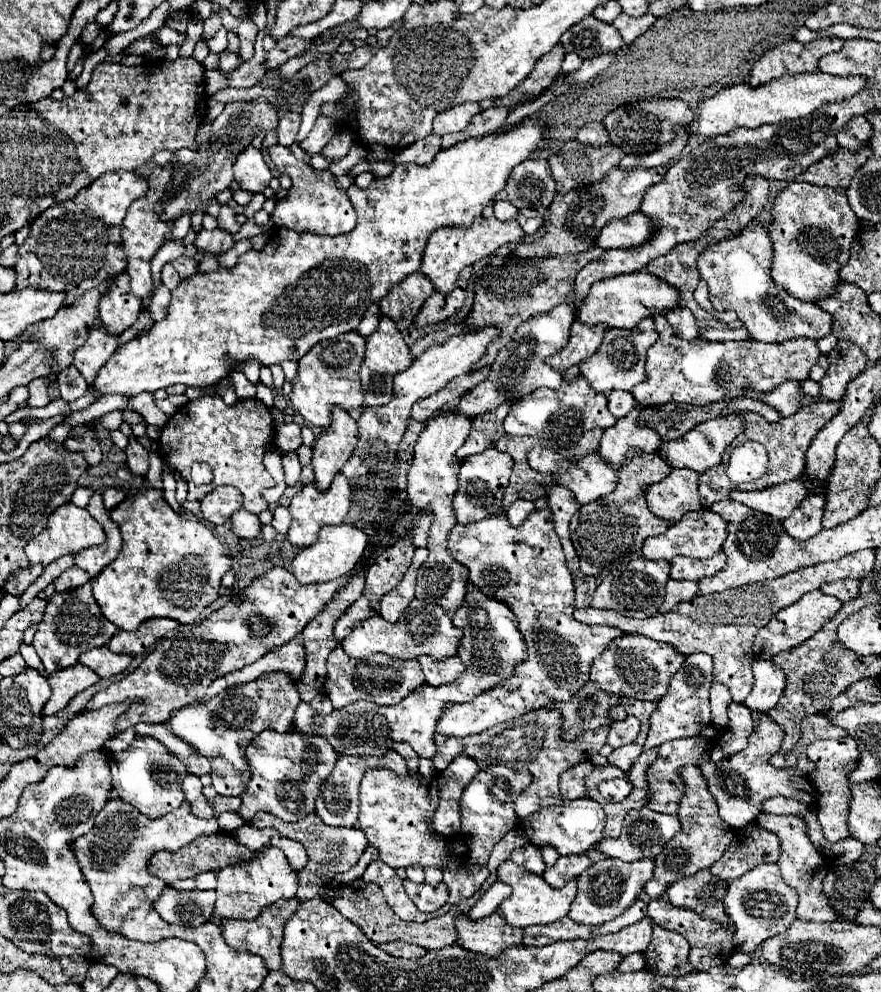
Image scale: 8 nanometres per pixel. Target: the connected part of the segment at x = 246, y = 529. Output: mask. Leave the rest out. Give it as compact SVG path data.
M241 507L237 513L233 513L231 521L233 521L233 531L235 531L235 535L239 535L239 537L255 539L255 537L259 535L259 531L261 531L261 523L259 523L257 515L249 513L249 511L243 509L243 507Z

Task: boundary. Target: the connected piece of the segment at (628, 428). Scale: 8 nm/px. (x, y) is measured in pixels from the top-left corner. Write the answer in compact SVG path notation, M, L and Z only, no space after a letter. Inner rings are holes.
M633 409L629 415L621 417L615 427L607 429L601 437L599 455L609 467L613 467L613 471L619 471L619 467L623 467L625 461L633 459L633 455L641 451L659 451L659 435L649 427L639 427L637 417L639 411Z

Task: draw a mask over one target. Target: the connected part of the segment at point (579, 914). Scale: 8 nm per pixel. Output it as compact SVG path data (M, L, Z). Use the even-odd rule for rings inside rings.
M607 857L593 863L581 877L577 877L577 895L575 901L571 903L569 917L585 925L601 925L619 917L627 907L631 907L633 901L637 901L645 883L653 877L653 869L655 869L653 859L639 859L633 863L625 863Z

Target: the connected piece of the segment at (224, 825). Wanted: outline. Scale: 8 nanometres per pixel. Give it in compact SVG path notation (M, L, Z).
M221 813L221 815L217 817L217 821L219 821L219 829L221 829L221 831L227 831L227 833L235 831L237 827L247 825L245 819L241 819L241 815L235 815L235 813Z

